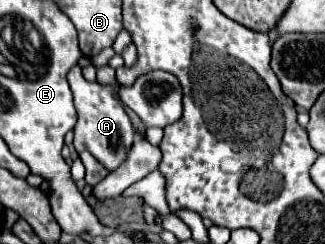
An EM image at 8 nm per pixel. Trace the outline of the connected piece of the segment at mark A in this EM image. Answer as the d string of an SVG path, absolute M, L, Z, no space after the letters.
M78 64L68 72L68 84L72 88L74 106L78 110L78 122L74 126L74 148L88 150L108 172L114 172L124 164L134 142L134 128L126 110L112 96L112 88L100 86L98 82L88 82L82 76L82 68Z

